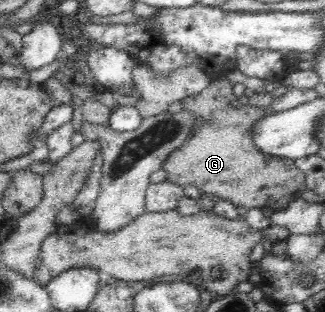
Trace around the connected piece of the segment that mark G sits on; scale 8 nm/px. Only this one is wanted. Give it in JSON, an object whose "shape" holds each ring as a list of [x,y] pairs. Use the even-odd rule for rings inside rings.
{"shape":[[[227,77],[210,83],[210,85],[198,95],[187,97],[183,100],[183,111],[201,116],[201,121],[195,125],[189,139],[175,151],[171,151],[161,169],[167,172],[167,182],[179,184],[184,188],[187,185],[198,187],[201,193],[221,199],[229,199],[237,207],[245,209],[261,208],[265,212],[285,209],[289,203],[304,196],[307,192],[306,177],[300,171],[293,160],[281,157],[269,157],[266,153],[259,152],[253,142],[251,127],[268,115],[266,109],[247,107],[238,102],[233,102],[234,85]]]}

